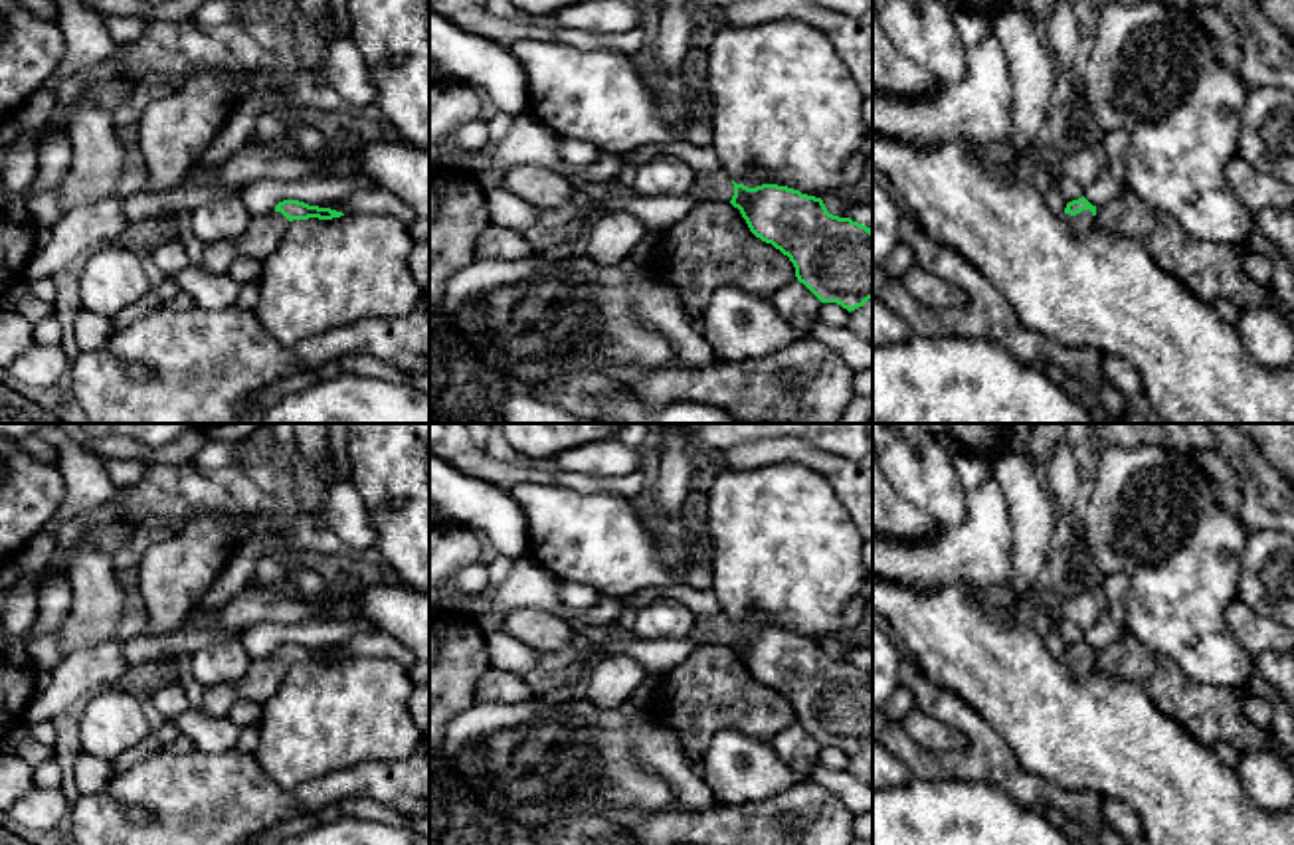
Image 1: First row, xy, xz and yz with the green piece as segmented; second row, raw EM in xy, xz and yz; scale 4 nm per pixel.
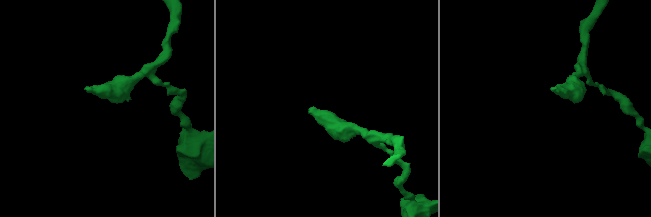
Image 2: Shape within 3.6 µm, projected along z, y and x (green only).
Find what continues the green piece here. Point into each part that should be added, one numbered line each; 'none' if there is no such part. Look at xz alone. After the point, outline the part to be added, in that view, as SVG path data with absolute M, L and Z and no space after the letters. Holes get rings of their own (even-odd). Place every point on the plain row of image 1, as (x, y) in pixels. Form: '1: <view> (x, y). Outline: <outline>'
1: xz (713, 630). Outline: M724 613L696 617L689 635L696 645L730 645L734 627Z

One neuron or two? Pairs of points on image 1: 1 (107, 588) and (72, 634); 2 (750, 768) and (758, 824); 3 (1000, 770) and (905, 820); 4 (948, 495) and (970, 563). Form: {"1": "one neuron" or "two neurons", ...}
{"1": "one neuron", "2": "two neurons", "3": "two neurons", "4": "two neurons"}

